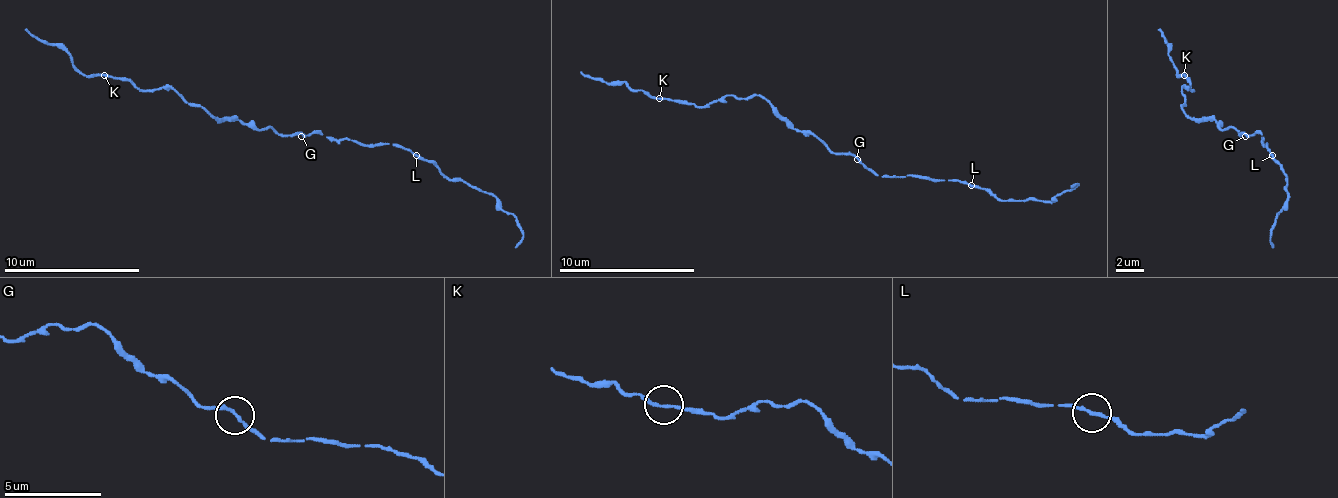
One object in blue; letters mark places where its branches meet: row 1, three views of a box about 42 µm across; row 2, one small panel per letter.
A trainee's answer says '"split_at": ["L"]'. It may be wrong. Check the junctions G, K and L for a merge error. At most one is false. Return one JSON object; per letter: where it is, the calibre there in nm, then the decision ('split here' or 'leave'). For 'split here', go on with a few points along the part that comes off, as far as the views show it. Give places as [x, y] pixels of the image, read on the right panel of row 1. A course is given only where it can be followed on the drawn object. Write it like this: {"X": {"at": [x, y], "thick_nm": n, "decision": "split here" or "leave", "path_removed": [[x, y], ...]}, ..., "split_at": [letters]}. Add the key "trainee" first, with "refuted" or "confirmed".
{"trainee": "confirmed", "G": {"at": [1245, 136], "thick_nm": 160, "decision": "leave"}, "K": {"at": [1184, 75], "thick_nm": 160, "decision": "leave"}, "L": {"at": [1272, 155], "thick_nm": 160, "decision": "split here", "path_removed": [[1272, 156], [1286, 180], [1286, 194], [1269, 231], [1272, 248]]}, "split_at": ["L"]}

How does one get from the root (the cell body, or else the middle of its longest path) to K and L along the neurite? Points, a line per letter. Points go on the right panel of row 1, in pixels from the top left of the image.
K: (1238, 132), (1221, 129), (1211, 119), (1191, 119), (1181, 109), (1184, 102), (1181, 88), (1194, 92), (1184, 75)
L: (1238, 132), (1242, 136), (1259, 132), (1272, 156)

